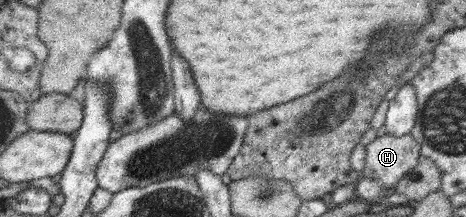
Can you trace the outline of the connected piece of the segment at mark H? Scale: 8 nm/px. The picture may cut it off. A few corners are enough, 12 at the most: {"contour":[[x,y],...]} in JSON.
{"contour":[[410,133],[366,145],[359,175],[393,188],[418,163]]}

